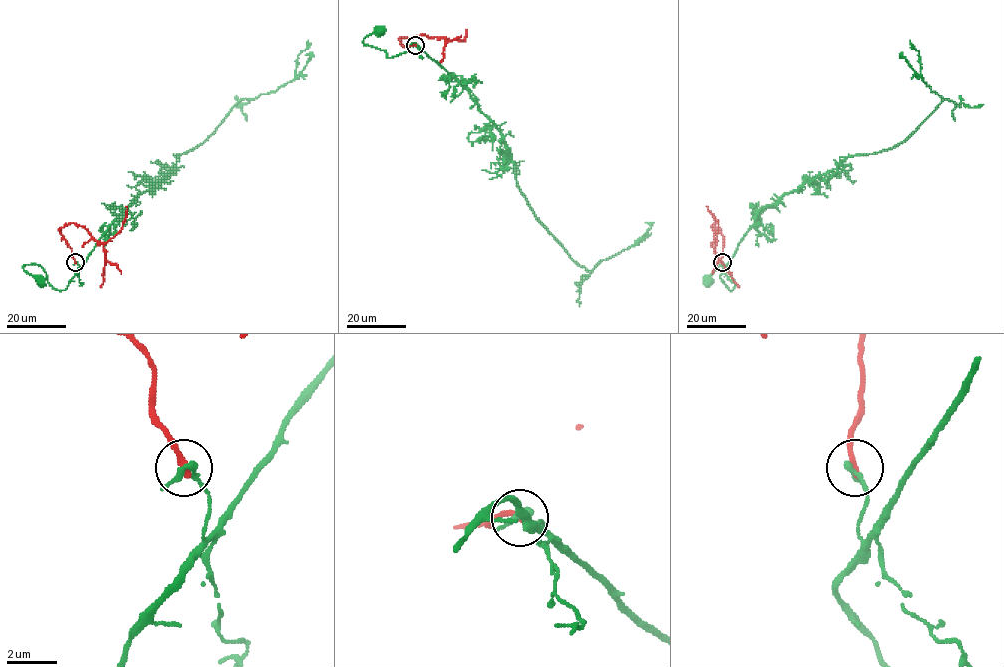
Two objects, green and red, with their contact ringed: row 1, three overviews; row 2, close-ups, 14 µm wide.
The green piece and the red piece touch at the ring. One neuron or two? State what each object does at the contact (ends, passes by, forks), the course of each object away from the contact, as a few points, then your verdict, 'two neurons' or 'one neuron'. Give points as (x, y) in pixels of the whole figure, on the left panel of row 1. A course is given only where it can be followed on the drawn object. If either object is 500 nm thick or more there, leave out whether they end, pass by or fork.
green ends there; red ends there; green runs (75, 262), (78, 269), (116, 218), (171, 170), (177, 155), (203, 143), (239, 100), (292, 81), (308, 40); red runs (75, 262), (61, 232), (72, 222), (82, 225), (96, 241), (104, 244), (105, 260), (100, 287); two neurons

